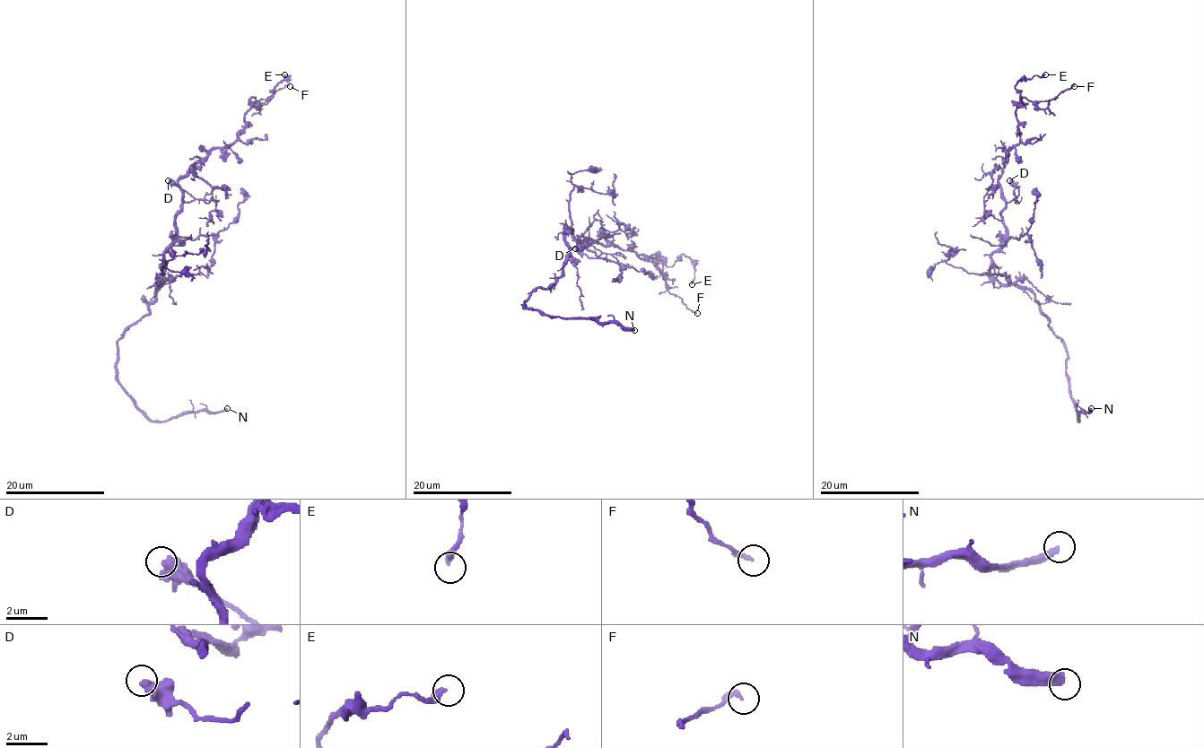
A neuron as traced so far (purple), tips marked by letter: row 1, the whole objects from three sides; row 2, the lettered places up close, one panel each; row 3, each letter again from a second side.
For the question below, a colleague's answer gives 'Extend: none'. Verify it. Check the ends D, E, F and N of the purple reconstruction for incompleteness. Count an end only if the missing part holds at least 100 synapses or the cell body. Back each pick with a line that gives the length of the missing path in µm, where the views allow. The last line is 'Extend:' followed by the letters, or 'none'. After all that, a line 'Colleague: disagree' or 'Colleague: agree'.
N: about 100 µm are missing
Extend: N
Colleague: disagree

